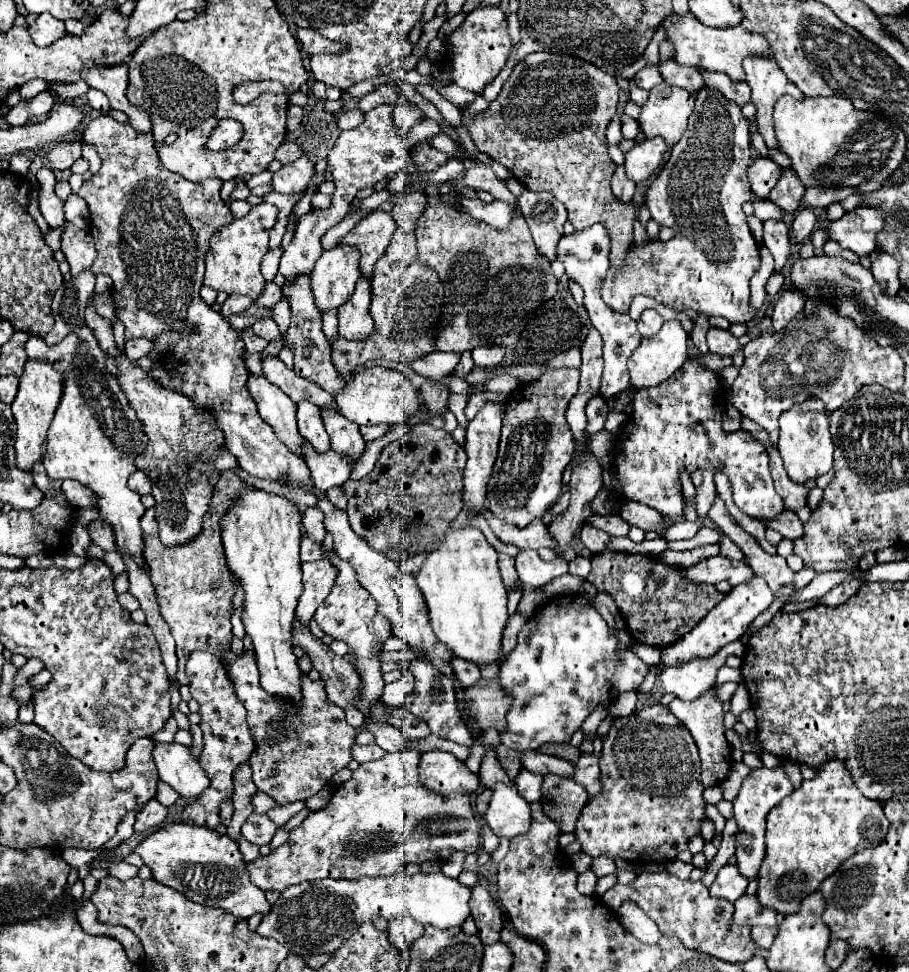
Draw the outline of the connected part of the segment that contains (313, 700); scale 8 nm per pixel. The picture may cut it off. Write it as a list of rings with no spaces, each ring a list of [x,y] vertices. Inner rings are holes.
[[[227,652],[223,656],[229,666],[229,678],[235,684],[237,698],[247,710],[247,722],[251,736],[255,740],[255,752],[251,754],[253,780],[259,792],[271,796],[277,804],[291,804],[297,800],[307,800],[317,794],[335,772],[347,768],[351,762],[349,746],[355,742],[355,736],[361,732],[345,722],[345,712],[327,698],[325,686],[321,680],[305,678],[305,708],[301,712],[293,712],[293,708],[285,708],[285,704],[277,704],[259,684],[255,656],[251,652],[243,652],[235,656]]]

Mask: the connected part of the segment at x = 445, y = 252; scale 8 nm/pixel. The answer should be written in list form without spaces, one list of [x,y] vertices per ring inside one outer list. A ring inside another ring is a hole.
[[[429,196],[427,208],[417,222],[417,250],[421,262],[439,274],[447,294],[447,306],[443,310],[443,320],[437,336],[437,350],[463,354],[465,350],[473,350],[477,346],[515,346],[533,310],[557,294],[557,278],[549,274],[551,262],[539,254],[529,234],[527,222],[519,210],[515,210],[507,230],[495,230],[485,222],[479,222],[468,214],[441,204],[435,196]],[[465,254],[475,254],[481,260],[463,260]]]

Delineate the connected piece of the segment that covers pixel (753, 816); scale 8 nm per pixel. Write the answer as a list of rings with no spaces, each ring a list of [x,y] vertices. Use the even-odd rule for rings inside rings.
[[[759,768],[749,772],[749,776],[743,780],[741,792],[737,800],[733,802],[735,808],[735,820],[739,824],[739,832],[735,836],[737,840],[737,868],[745,878],[755,878],[759,872],[759,866],[765,858],[765,818],[771,808],[779,806],[781,800],[793,792],[793,784],[787,780],[783,768]]]

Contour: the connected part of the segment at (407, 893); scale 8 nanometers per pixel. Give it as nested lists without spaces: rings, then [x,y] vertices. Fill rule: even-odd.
[[[399,872],[389,878],[361,878],[361,880],[317,880],[303,882],[299,886],[289,886],[281,892],[279,900],[271,906],[271,912],[263,916],[259,928],[255,930],[261,936],[275,938],[285,944],[293,954],[331,954],[335,952],[359,924],[371,920],[371,916],[381,914],[391,920],[403,912],[403,906],[411,916],[421,924],[433,924],[437,928],[455,928],[461,926],[469,916],[469,898],[471,890],[459,880],[445,876],[443,872],[435,874],[413,874],[405,876]]]

